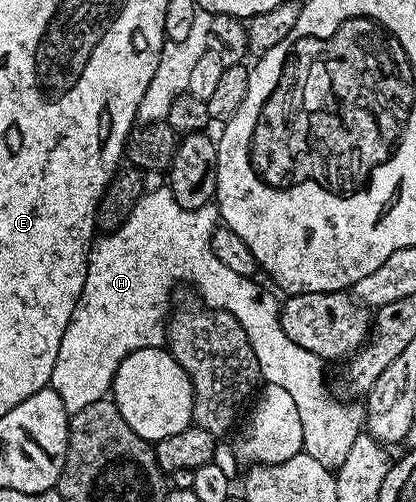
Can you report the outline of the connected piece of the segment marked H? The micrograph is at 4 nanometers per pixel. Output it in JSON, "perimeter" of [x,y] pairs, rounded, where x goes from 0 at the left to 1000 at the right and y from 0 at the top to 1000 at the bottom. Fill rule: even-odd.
{"perimeter":[[[409,373],[346,384],[329,410],[320,410],[320,426],[300,434],[288,454],[276,462],[240,468],[221,484],[219,504],[209,508],[204,570],[175,618],[175,633],[166,633],[166,649],[156,649],[156,673],[147,673],[147,697],[137,697],[137,721],[127,729],[118,769],[142,787],[163,825],[204,817],[214,801],[250,795],[267,779],[267,763],[276,757],[276,745],[298,713],[329,697],[394,691],[406,608],[413,604],[423,572],[442,566],[466,576],[476,596],[500,614],[541,618],[560,625],[570,641],[579,641],[579,657],[589,657],[589,673],[599,673],[599,689],[608,689],[608,705],[618,705],[625,751],[639,763],[695,777],[695,787],[704,791],[714,825],[724,833],[728,898],[743,904],[743,912],[772,920],[772,928],[808,936],[837,910],[849,880],[875,859],[875,807],[863,801],[827,801],[822,795],[803,797],[784,761],[776,759],[779,717],[762,705],[743,705],[743,697],[714,689],[714,681],[702,681],[695,665],[675,657],[675,606],[668,596],[661,600],[663,584],[639,582],[620,566],[620,556],[550,538],[550,530],[538,530],[531,514],[512,506],[507,470],[529,446],[526,416],[514,404],[483,410],[474,418],[445,418],[430,408],[425,394],[416,394]]]}

